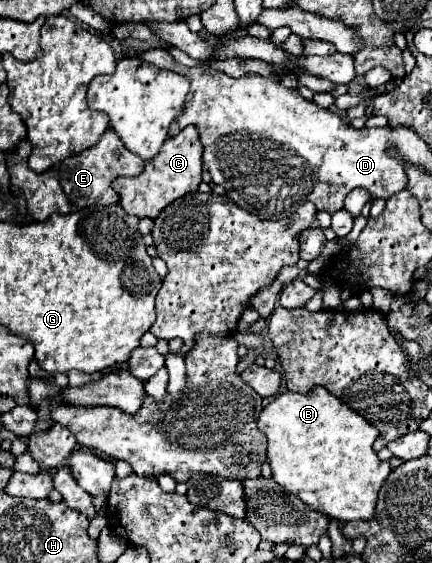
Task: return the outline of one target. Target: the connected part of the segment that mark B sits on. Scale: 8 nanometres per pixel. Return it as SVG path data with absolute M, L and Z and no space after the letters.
M314 386L308 394L282 392L264 406L258 428L268 438L268 462L272 476L286 490L286 494L298 496L312 510L332 516L340 522L370 520L374 516L378 490L390 474L390 464L382 462L372 450L378 430L372 428L372 424L368 424L360 414L350 410L342 400L322 386Z

